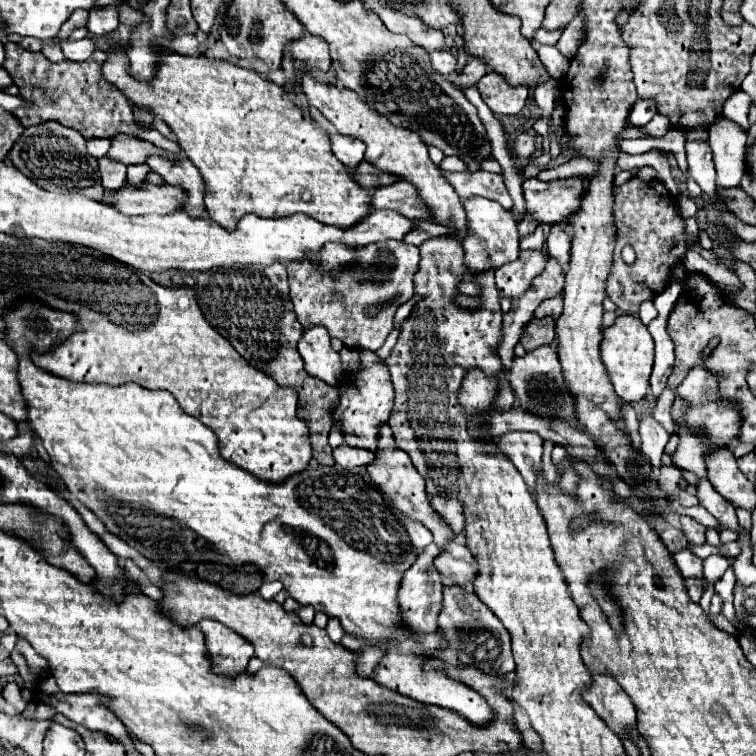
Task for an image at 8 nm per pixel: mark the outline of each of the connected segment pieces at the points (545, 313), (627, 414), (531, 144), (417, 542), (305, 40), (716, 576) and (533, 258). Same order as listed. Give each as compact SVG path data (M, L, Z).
M554 297L554 299L544 301L544 303L536 309L534 317L536 317L536 319L542 319L542 317L560 317L560 311L562 311L560 297Z
M622 403L622 417L624 417L624 421L626 421L626 429L628 429L632 446L634 448L638 448L641 443L641 439L638 432L638 419L636 419L636 413L634 413L632 405Z
M522 133L522 135L516 139L512 151L514 151L516 155L520 155L520 157L530 157L530 155L536 151L536 141L534 141L534 137L528 135L528 133Z
M404 519L404 525L406 525L406 531L412 539L412 545L418 551L422 551L424 547L428 547L432 543L432 533L422 523L416 523L414 519Z
M305 32L299 40L285 46L283 61L288 59L294 61L307 61L308 59L317 62L330 61L331 65L328 44L322 37L312 35L309 32Z
M710 555L708 559L704 559L704 579L710 583L710 585L714 585L716 581L720 581L722 579L722 575L724 575L724 571L730 567L730 561L726 559L726 557L722 557L722 555Z
M530 249L530 251L522 251L514 263L506 263L504 267L500 267L496 271L496 285L500 295L506 295L512 299L524 293L530 287L532 279L540 275L548 259L550 255L544 249L536 249L536 251Z

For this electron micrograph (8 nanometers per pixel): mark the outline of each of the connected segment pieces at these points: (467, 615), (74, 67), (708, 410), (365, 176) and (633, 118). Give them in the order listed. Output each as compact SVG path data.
M462 587L444 589L444 607L438 621L438 631L444 637L444 645L448 649L454 649L464 665L476 667L480 671L486 671L488 675L496 675L502 679L514 671L508 631L504 629L500 619L496 619L496 615L492 615L492 611L488 611L488 607L480 603L480 599L476 599L474 593L468 593Z
M8 41L8 43L4 43L4 47L6 47L6 59L4 59L2 67L10 73L14 85L20 89L18 97L22 97L28 103L26 107L20 107L20 109L12 111L12 115L22 123L22 127L30 127L30 125L36 125L36 123L44 123L44 121L56 119L58 123L80 131L84 135L84 139L100 139L100 137L112 139L114 135L124 133L140 137L151 142L156 147L168 150L168 152L176 156L182 154L176 142L165 138L155 128L144 128L136 125L133 111L127 98L118 91L116 85L106 83L106 79L102 75L102 65L106 61L106 53L104 51L94 51L92 57L86 59L86 61L82 61L82 63L74 63L74 61L68 61L68 59L64 59L62 63L50 63L42 53L26 51L24 47L20 47L16 43Z
M698 363L676 389L676 395L686 401L688 411L684 417L684 425L680 425L676 431L680 443L672 453L672 465L682 471L692 471L700 479L706 477L704 459L710 455L710 451L714 451L716 447L732 447L734 441L740 437L742 427L740 405L736 401L724 399L718 393L718 381L720 377L716 373L710 373L704 363Z
M362 161L354 171L354 181L366 189L376 189L382 185L392 185L398 179L396 179L396 175L388 175L386 171L376 171L376 167Z
M638 99L638 101L632 105L632 111L628 113L628 127L642 127L642 125L646 125L654 115L656 115L654 105L652 105L650 101Z

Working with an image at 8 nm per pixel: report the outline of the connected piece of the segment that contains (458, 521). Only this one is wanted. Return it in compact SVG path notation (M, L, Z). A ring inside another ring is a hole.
M434 495L430 499L432 507L444 517L444 521L456 531L456 541L462 543L464 535L464 509L460 507L458 499L452 499L452 495Z

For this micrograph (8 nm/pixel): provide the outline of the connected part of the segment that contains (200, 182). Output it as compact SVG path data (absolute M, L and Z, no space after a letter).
M150 157L148 165L152 171L156 171L164 179L164 183L184 187L188 191L188 199L184 199L186 215L192 215L194 219L206 217L204 179L200 179L200 171L188 159L180 159L178 165L172 165L170 161L164 161L162 157Z

